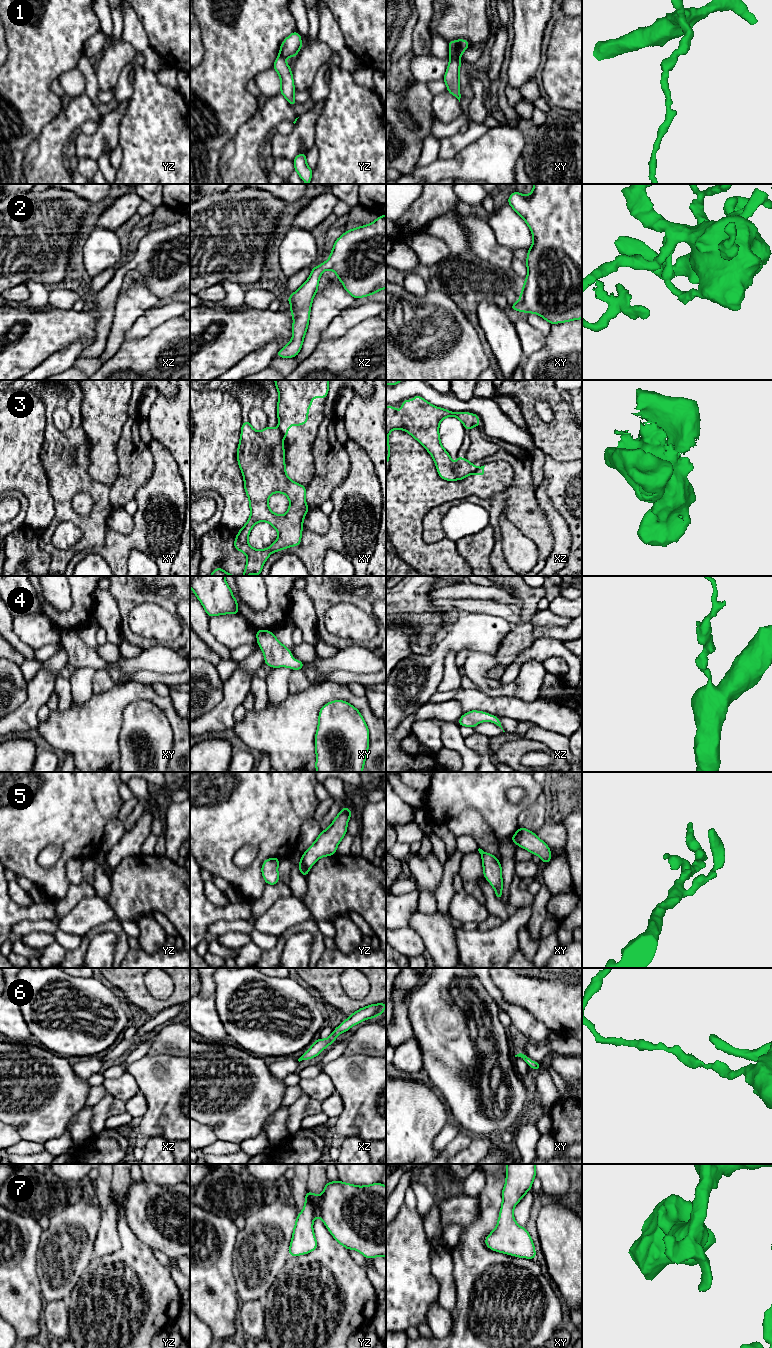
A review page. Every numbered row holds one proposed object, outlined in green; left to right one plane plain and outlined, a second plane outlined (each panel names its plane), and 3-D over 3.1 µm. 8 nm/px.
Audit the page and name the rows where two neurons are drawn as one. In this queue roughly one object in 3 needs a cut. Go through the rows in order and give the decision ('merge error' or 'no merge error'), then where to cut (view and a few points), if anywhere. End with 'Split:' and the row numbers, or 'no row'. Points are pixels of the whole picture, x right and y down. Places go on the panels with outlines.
1: merge error; cut in xy along (450, 56), (459, 57)
2: no merge error; no cut
3: merge error; cut in xy along (278, 429), (282, 437)
4: no merge error; no cut
5: no merge error; no cut
6: no merge error; no cut
7: no merge error; no cut
Split: 1, 3

